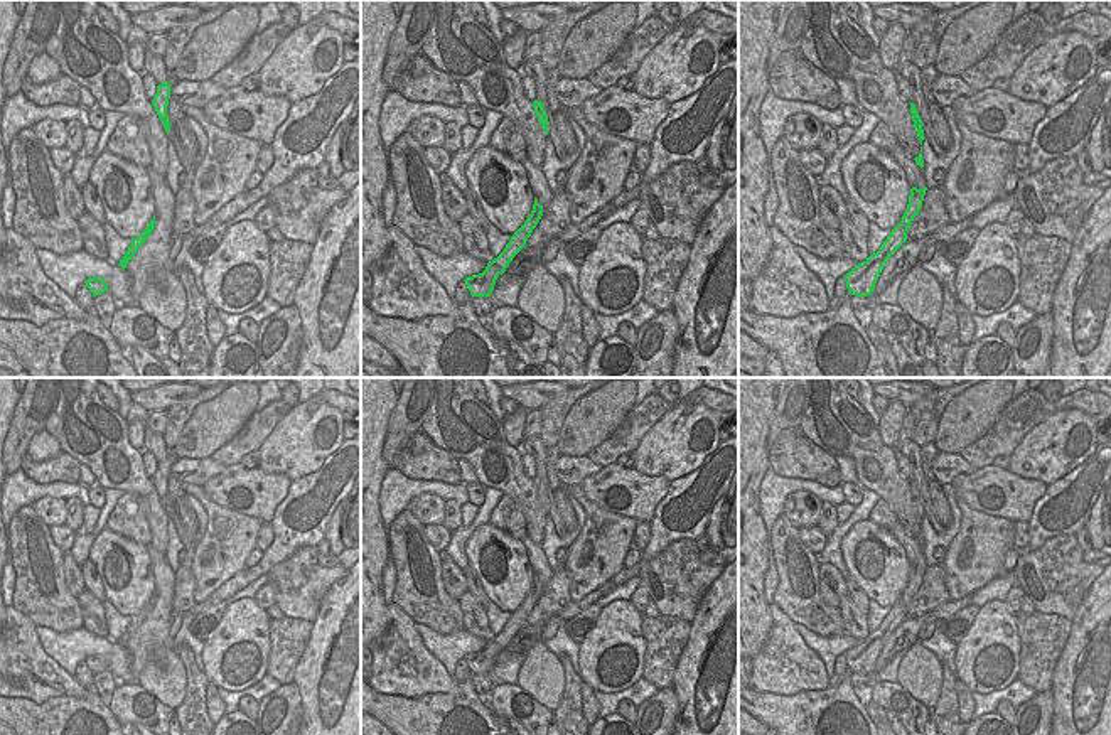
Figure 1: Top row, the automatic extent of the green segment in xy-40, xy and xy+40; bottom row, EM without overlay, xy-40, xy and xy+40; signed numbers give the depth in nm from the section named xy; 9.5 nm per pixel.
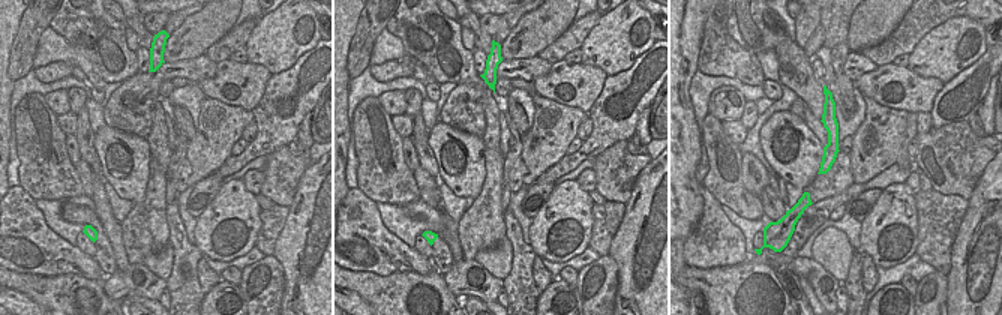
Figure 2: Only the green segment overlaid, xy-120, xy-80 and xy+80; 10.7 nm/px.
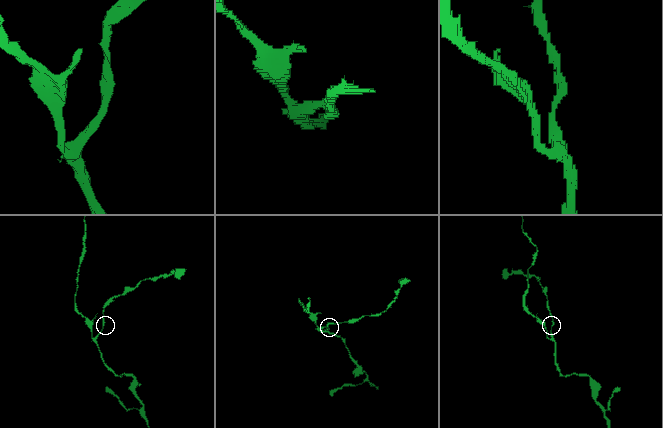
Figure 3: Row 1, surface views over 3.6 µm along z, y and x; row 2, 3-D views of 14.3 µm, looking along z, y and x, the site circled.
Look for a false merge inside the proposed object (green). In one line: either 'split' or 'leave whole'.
leave whole

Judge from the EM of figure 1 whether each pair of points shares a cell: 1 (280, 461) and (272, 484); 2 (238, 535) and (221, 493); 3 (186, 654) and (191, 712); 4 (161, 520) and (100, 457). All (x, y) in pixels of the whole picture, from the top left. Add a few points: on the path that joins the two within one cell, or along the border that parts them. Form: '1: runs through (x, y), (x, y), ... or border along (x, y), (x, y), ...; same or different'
1: border along (257, 467), (267, 472), (285, 472), (292, 479); different
2: border along (203, 486), (216, 503), (263, 521); different
3: runs through (191, 668), (194, 675), (194, 698); same
4: runs through (154, 499), (117, 459); same

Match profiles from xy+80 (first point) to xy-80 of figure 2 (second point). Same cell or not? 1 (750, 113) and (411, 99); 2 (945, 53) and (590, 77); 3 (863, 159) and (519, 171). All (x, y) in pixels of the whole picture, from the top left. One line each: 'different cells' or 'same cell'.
1: same cell
2: different cells
3: different cells

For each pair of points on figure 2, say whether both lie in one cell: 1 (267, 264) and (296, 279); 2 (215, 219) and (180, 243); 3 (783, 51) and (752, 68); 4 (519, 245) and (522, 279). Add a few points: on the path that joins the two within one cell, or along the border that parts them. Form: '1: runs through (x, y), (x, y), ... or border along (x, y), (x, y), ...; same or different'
1: border along (272, 255), (281, 264), (284, 273), (282, 299); different
2: border along (194, 245), (204, 255); different
3: border along (728, 32), (741, 47), (755, 54); different
4: runs through (522, 254), (522, 270); same

